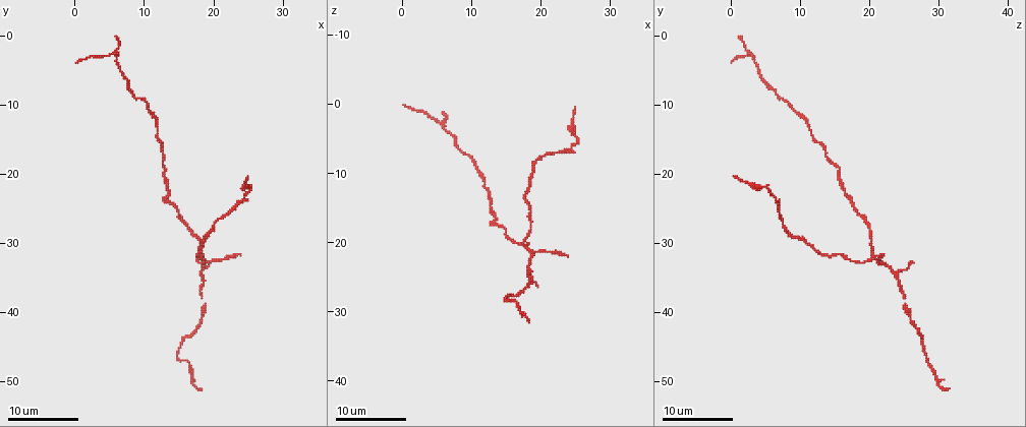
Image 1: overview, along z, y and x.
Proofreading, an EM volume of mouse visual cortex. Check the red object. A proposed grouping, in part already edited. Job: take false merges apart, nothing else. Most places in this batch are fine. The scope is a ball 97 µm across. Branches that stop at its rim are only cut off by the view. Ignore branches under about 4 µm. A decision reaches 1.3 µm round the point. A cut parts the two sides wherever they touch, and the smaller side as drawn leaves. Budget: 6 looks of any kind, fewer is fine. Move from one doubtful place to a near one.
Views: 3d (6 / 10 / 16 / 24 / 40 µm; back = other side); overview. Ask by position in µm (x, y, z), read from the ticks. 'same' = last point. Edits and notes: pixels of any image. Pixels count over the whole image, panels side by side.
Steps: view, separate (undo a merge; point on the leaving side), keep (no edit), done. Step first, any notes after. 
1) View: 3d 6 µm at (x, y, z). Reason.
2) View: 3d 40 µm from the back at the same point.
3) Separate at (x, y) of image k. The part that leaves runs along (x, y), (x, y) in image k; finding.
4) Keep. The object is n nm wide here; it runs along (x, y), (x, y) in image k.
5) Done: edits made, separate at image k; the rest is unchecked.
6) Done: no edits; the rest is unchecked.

View: 3d 10 µm at (12.0, 13.0, 11.5). Sudden change in width.

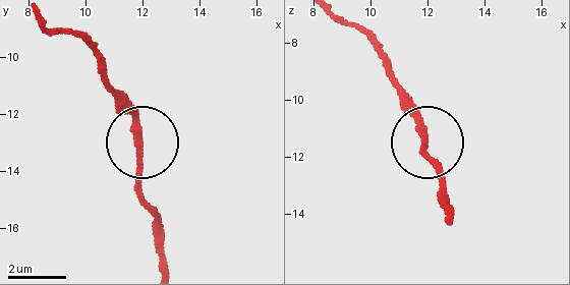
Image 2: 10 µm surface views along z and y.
View: 3d 6 µm at (11.9, 13.2, 11.2).

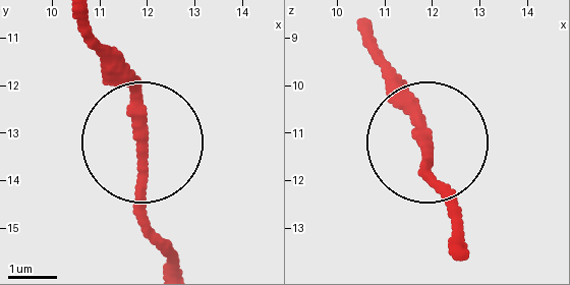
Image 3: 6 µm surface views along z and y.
Keep. The object is 220 nm wide here; it runs along (179, 263), (143, 203), (143, 117), (110, 48) in image 3; one neuron here.

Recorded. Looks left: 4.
View: 3d 16 µm at (13.0, 20.0, 15.5).

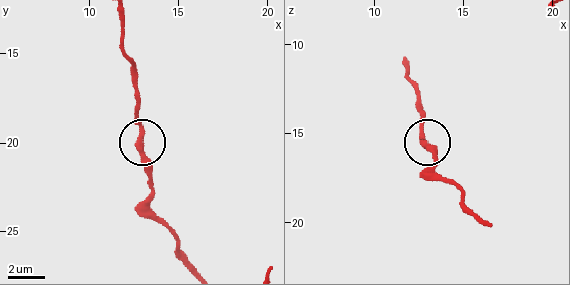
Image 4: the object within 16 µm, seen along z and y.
Keep. It runs along (462, 192), (435, 169), (421, 116) in image 4; one neuron here.

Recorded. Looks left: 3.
View: 3d 10 µm at (18.0, 32.5, 20.5).

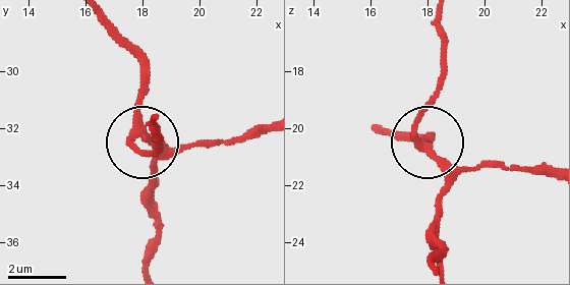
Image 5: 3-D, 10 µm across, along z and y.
Keep. The object is 260 nm wide here; all the same neuron.

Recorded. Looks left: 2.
Done: no edits; the rest is unchecked.

